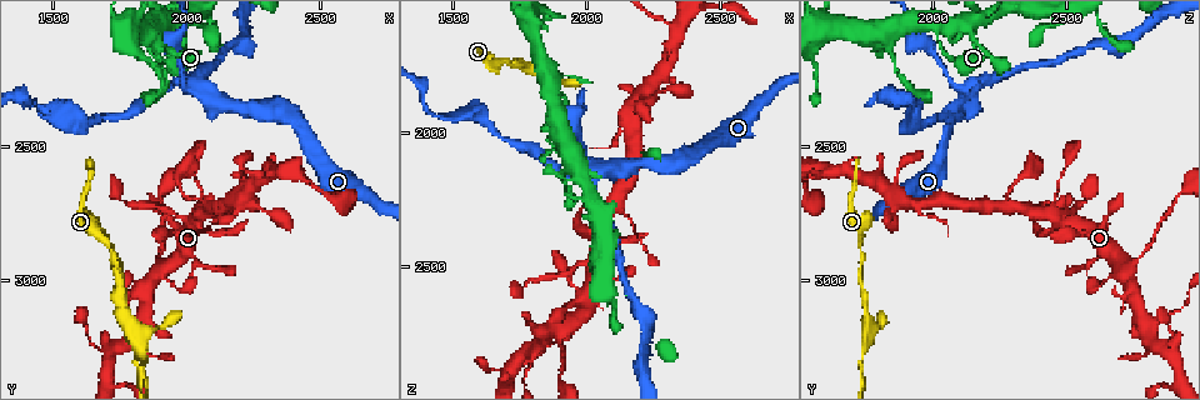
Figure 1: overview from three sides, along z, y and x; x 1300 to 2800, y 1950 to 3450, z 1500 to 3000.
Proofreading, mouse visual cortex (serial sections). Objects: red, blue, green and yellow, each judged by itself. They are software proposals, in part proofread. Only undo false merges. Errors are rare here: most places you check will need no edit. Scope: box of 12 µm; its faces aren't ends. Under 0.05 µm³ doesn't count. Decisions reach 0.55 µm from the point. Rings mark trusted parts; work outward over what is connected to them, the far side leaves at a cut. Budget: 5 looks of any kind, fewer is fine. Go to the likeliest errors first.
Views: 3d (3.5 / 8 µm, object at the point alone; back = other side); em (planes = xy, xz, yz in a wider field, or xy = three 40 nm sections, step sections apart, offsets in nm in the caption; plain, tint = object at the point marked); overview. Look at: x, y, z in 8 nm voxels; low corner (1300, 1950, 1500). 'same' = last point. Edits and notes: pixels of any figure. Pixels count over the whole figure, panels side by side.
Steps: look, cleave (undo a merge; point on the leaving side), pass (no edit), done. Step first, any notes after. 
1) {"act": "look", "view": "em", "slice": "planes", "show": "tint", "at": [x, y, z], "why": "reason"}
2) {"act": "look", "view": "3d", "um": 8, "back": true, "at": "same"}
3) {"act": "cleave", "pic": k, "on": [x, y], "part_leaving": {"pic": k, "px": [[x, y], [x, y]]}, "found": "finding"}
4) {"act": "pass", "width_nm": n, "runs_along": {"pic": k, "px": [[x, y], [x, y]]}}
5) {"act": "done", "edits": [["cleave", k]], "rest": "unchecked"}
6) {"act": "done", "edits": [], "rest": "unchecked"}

{"act": "look", "view": "em", "slice": "xy", "step": 1, "show": "tint", "at": [2020, 2260, 2200]}

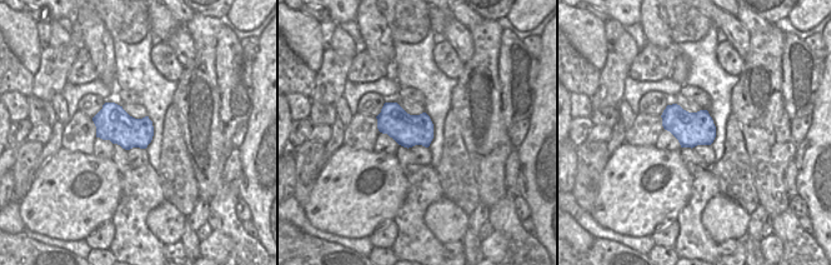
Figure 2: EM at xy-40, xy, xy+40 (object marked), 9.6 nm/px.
{"act": "look", "view": "3d", "um": 3.5, "at": "same", "why": "see where the arms go"}

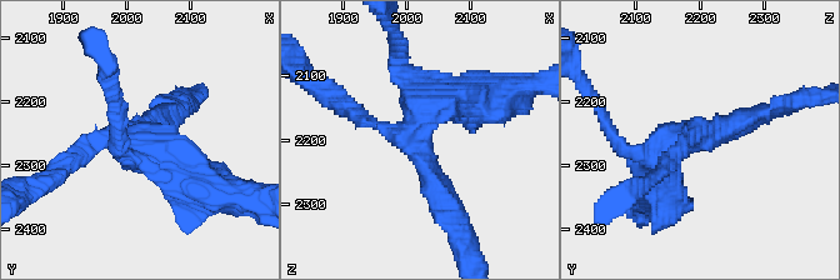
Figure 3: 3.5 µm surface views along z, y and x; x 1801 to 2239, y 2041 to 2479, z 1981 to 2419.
{"act": "pass", "width_nm": 320, "runs_along": {"pic": 3, "px": [[191, 185], [145, 139], [95, 139], [65, 165]]}, "found": "one cell here"}

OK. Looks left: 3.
{"act": "look", "view": "3d", "um": 8, "at": [1830, 3150, 2800], "why": "arms part here"}

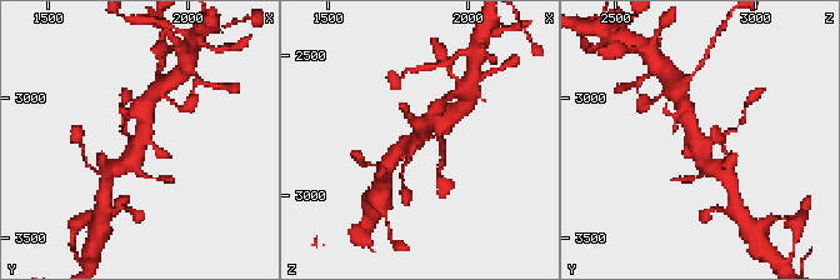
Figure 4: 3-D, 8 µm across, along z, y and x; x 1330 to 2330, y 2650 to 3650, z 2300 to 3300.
{"act": "look", "view": "3d", "um": 3.5, "at": [1830, 3160, 2800]}

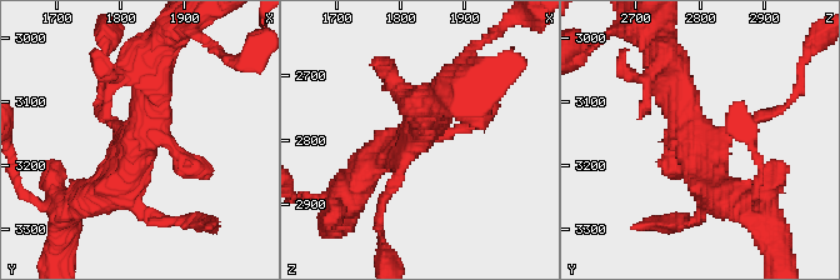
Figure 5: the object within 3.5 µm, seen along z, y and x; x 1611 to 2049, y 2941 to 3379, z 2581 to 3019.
{"act": "pass", "runs_along": {"pic": 5, "px": [[151, 66], [133, 165], [90, 196]]}, "found": "one cell here"}

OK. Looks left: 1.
{"act": "done", "edits": [], "rest": "unchecked"}

